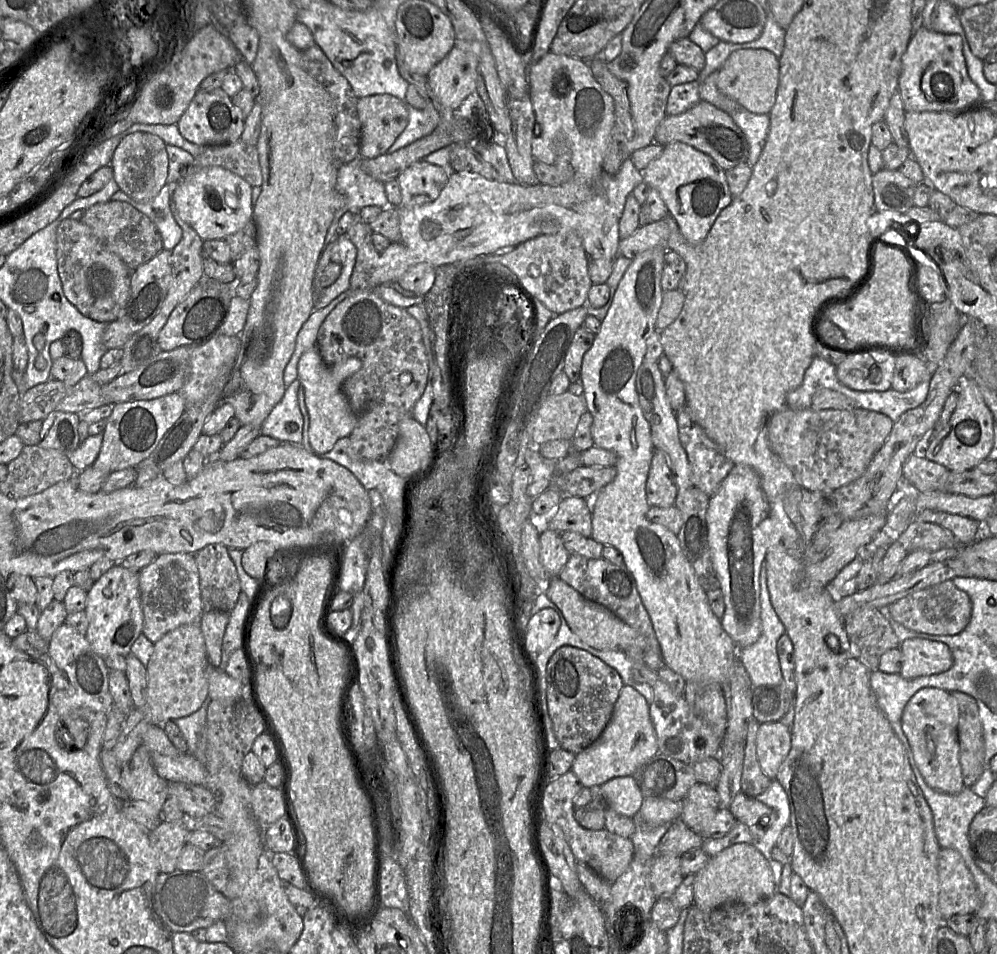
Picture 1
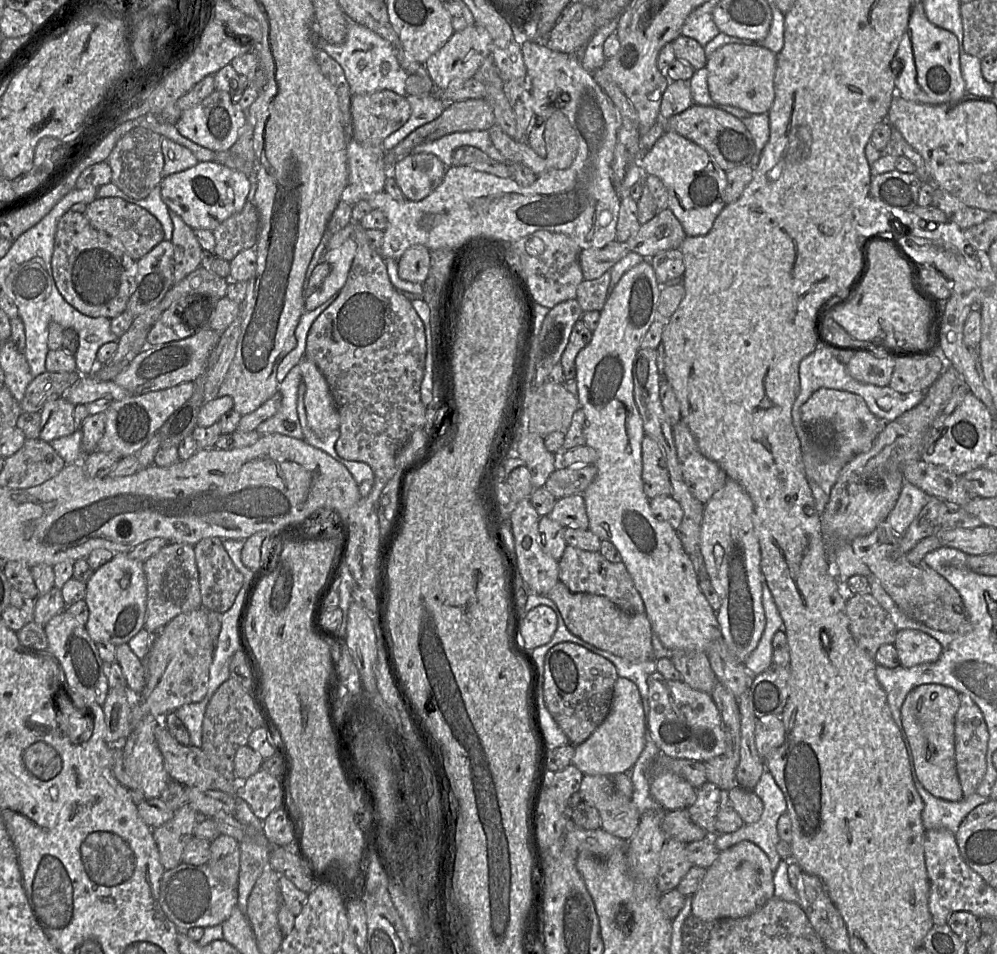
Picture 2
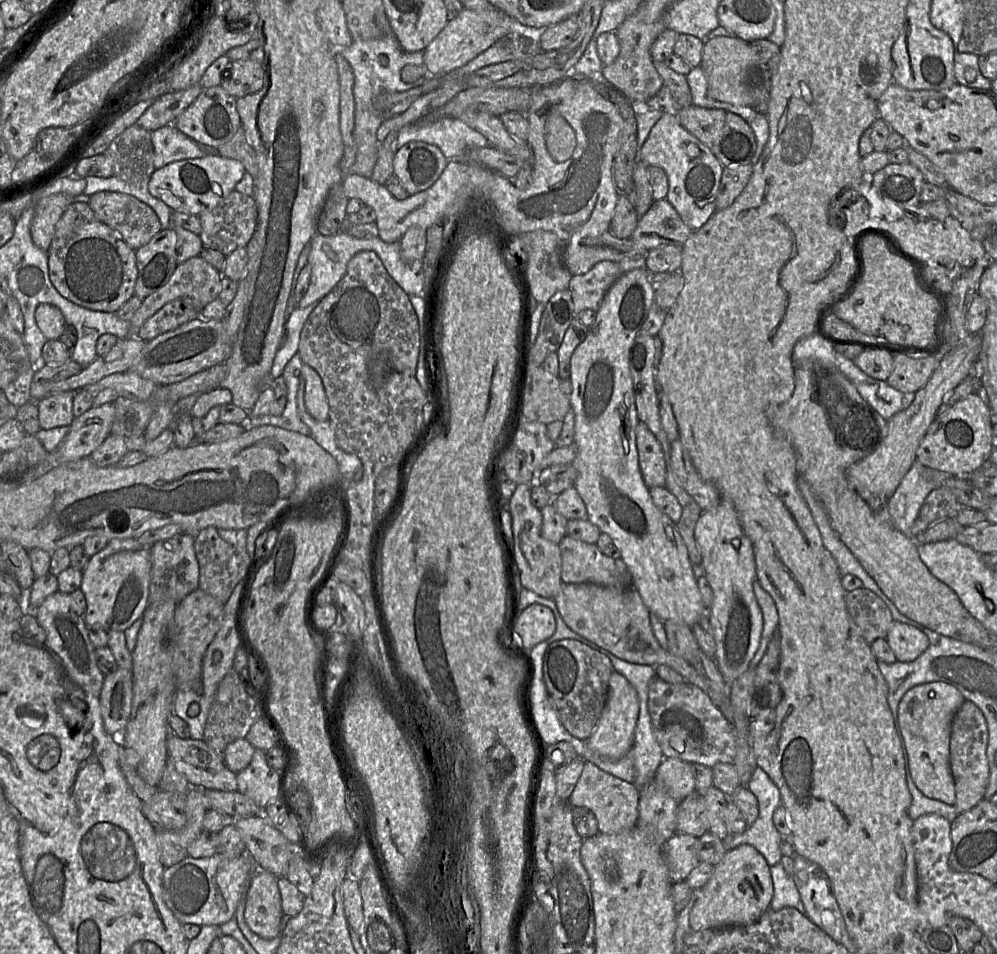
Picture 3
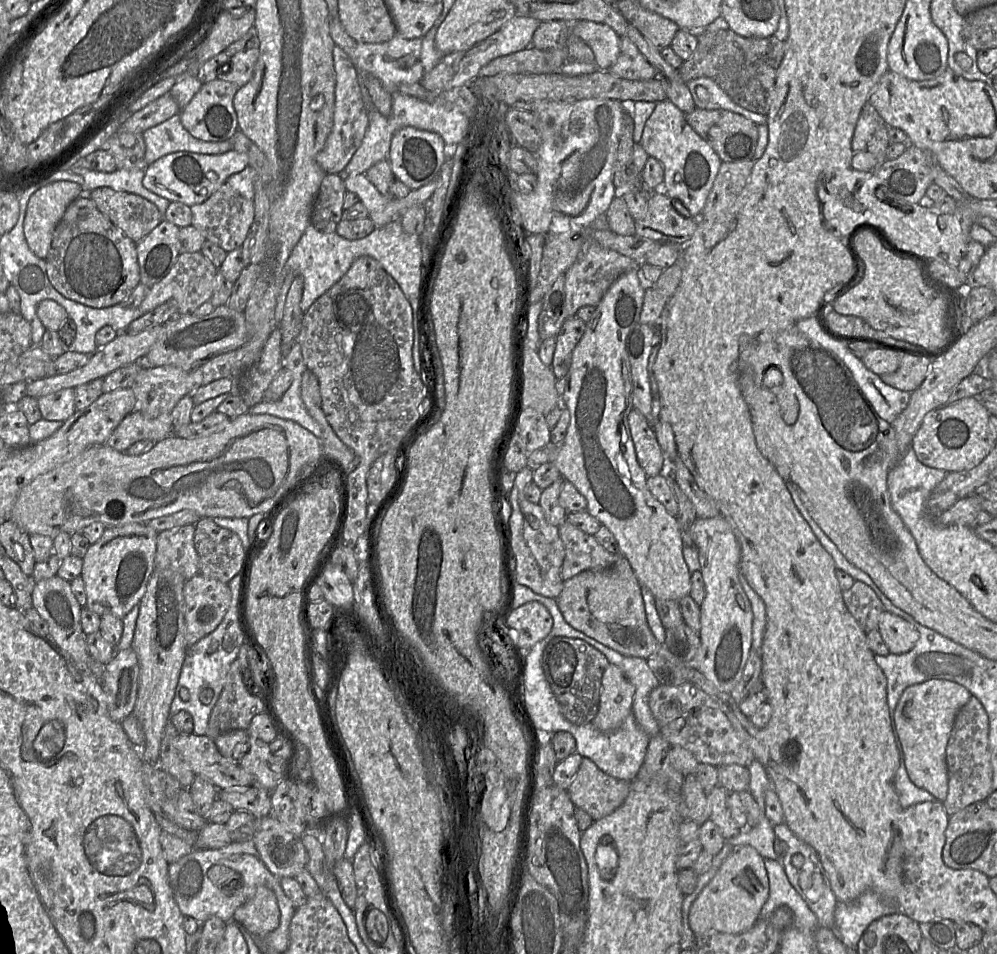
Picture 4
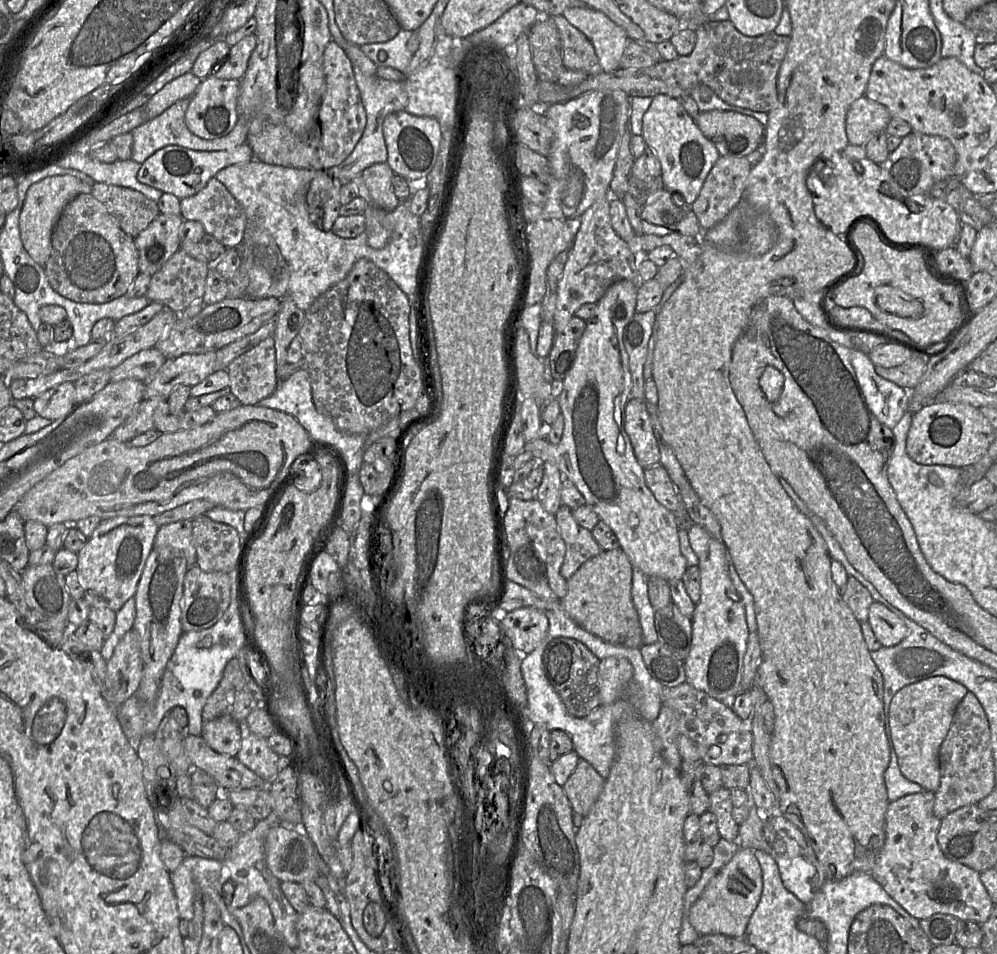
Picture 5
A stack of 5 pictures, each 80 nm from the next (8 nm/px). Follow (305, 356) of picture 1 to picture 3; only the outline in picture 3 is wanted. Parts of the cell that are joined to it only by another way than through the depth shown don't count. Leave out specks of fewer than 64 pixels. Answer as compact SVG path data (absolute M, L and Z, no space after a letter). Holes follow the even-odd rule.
M306 363L302 365L305 378L305 405L310 415L318 421L329 419L329 403L320 375Z

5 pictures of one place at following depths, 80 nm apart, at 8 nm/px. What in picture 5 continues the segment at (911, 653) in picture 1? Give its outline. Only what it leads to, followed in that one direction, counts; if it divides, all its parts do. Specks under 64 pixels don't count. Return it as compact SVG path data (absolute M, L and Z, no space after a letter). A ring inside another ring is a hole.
M874 601L869 607L867 622L876 639L884 647L899 644L907 634L907 627L903 621L877 601Z

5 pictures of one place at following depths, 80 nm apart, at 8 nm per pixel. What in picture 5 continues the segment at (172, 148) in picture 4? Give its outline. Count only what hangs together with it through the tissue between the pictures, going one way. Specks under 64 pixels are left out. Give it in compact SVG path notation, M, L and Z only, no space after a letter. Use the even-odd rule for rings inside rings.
M190 98L177 101L160 115L148 120L144 124L134 128L131 131L133 136L131 159L142 164L157 150L168 146L178 145L196 151L228 151L237 148L247 142L248 117L239 115L237 123L233 130L224 137L213 140L205 140L194 135L185 123L185 115L189 106Z

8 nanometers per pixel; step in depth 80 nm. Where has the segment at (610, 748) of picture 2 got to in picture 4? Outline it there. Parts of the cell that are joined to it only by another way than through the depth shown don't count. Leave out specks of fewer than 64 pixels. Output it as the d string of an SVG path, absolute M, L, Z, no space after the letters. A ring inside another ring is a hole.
M610 663L603 672L598 712L591 722L602 732L618 729L632 713L635 687L625 673Z

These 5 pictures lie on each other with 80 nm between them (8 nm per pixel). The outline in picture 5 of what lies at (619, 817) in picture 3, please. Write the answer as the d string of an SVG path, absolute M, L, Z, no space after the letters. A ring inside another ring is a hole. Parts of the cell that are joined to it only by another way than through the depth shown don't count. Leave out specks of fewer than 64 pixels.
M580 758L576 769L563 786L573 812L587 816L602 792L604 784L605 778L589 762Z

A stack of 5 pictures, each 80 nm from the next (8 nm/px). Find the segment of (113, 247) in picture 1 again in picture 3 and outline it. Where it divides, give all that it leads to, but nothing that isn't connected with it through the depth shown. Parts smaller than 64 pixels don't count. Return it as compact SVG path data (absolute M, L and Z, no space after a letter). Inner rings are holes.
M101 191L90 196L89 205L97 219L115 230L132 249L146 245L161 229L156 212L136 197L111 191Z

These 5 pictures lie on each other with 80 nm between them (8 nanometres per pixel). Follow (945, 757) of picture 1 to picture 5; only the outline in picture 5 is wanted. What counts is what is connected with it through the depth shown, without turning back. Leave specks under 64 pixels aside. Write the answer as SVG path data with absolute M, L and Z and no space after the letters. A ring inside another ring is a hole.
M932 676L902 687L891 700L888 721L899 769L904 777L918 783L926 791L935 792L939 787L939 749L949 731L955 710L967 692L968 689L955 680L946 676Z

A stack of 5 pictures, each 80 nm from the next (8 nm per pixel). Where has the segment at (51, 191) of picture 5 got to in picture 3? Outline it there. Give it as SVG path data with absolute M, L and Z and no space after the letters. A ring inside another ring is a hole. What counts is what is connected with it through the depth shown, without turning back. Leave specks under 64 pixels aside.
M53 194L36 203L30 232L34 244L42 251L48 252L56 224L73 203L73 197L69 194Z

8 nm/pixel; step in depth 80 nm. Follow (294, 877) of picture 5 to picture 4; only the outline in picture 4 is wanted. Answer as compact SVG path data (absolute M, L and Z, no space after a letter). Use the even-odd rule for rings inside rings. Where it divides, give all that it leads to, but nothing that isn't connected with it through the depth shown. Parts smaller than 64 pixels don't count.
M275 817L256 818L253 842L267 869L279 879L306 869L308 853L302 836L295 836Z

